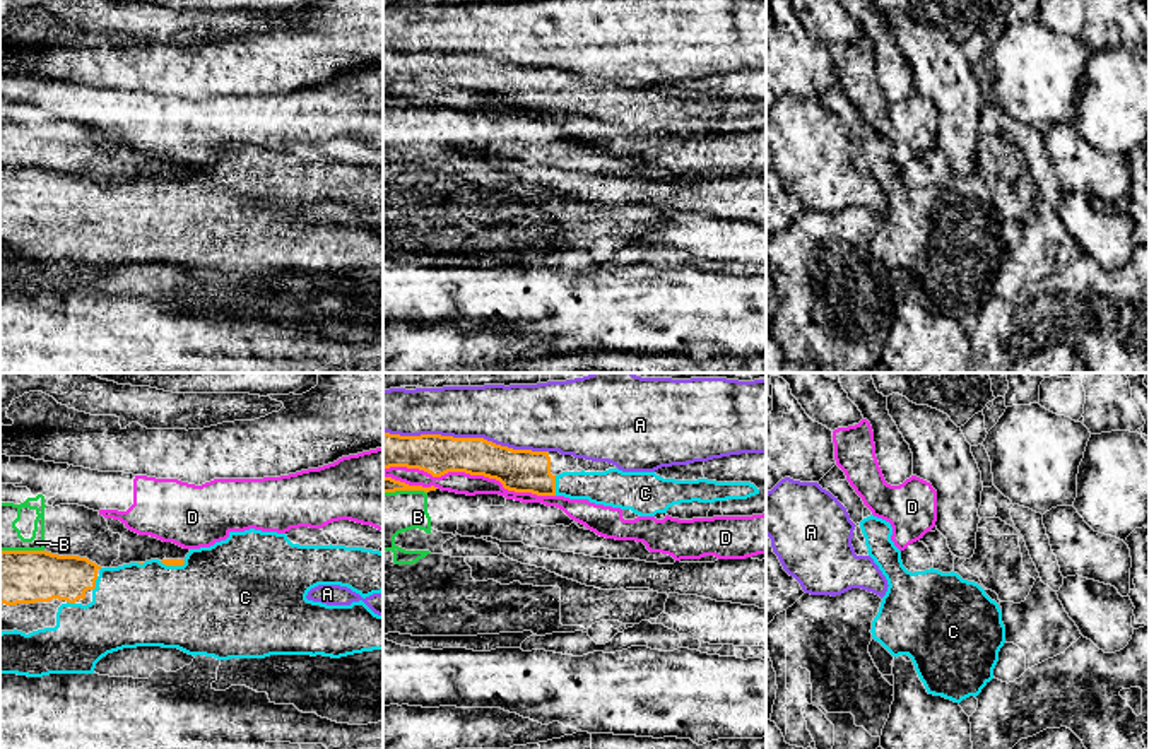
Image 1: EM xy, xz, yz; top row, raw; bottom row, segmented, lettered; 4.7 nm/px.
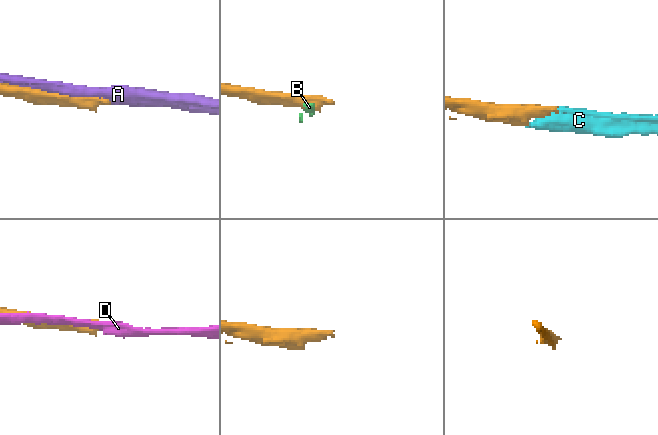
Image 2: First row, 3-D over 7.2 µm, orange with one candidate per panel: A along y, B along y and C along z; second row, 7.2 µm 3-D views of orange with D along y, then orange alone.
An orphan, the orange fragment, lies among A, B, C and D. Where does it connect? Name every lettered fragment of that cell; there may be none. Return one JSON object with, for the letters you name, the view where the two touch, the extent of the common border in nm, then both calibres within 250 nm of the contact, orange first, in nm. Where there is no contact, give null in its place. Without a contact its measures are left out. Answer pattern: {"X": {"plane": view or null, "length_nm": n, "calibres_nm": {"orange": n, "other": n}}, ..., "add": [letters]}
{"C": {"plane": "xz", "length_nm": 100, "calibres_nm": {"orange": 200, "other": 160}}, "add": ["C"]}

